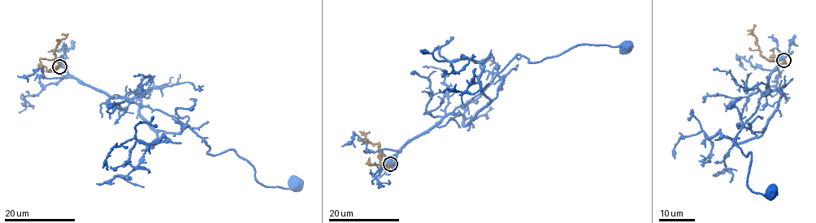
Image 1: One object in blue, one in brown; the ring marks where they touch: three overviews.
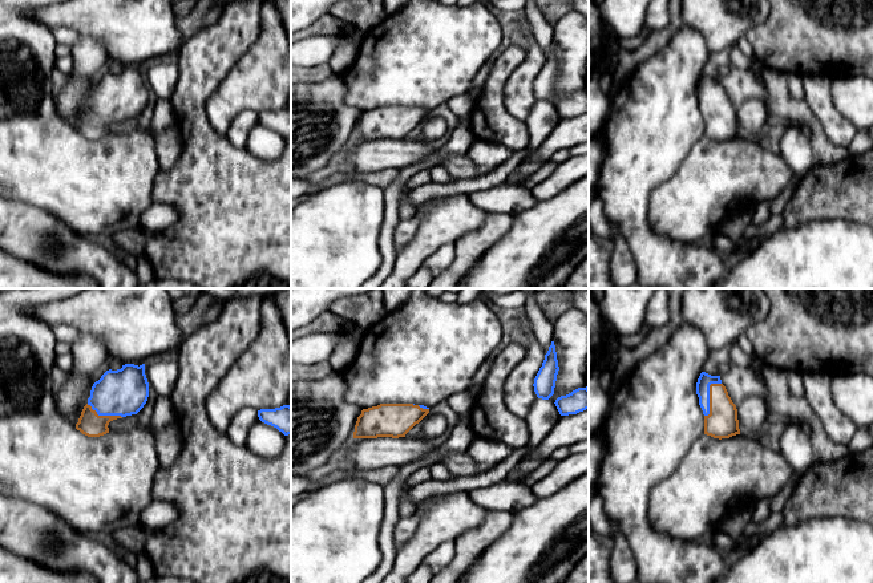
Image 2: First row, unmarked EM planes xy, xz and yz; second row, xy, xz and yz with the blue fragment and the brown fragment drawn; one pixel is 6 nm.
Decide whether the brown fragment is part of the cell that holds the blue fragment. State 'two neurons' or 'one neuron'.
two neurons

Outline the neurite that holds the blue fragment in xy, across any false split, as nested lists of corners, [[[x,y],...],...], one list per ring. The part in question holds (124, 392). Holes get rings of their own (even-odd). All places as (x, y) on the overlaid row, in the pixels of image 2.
[[[125,364],[121,369],[106,371],[96,381],[88,398],[88,405],[98,416],[132,416],[137,414],[149,397],[149,382],[145,364]]]

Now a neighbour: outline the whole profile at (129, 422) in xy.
[[[137,414],[117,418],[109,422],[109,433],[125,433],[141,428]]]

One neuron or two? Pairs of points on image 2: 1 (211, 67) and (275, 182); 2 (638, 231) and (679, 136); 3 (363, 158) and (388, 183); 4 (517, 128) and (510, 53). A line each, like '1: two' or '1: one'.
1: one
2: one
3: two
4: one

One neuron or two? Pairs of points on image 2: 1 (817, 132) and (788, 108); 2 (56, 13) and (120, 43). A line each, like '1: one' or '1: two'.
1: one
2: one

